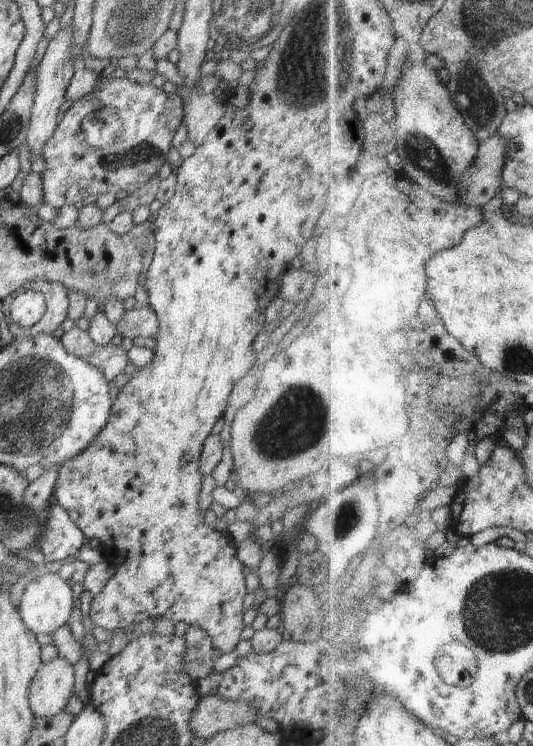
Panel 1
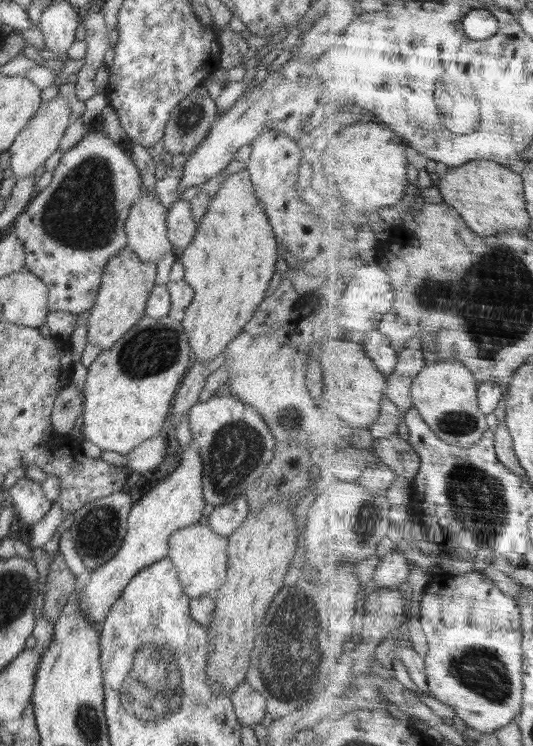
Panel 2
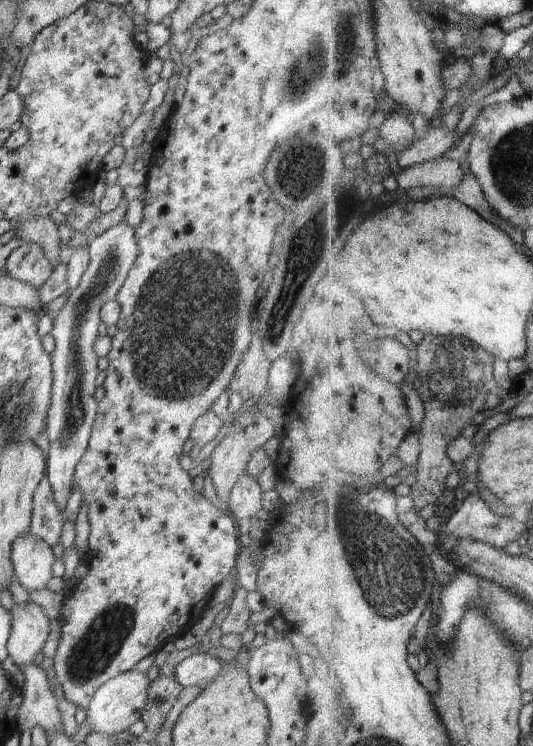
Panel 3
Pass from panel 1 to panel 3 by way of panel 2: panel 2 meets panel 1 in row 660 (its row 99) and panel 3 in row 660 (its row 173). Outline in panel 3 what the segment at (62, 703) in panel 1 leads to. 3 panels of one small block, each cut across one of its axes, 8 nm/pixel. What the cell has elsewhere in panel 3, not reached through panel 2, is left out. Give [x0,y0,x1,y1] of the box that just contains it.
[7,600,49,667]

